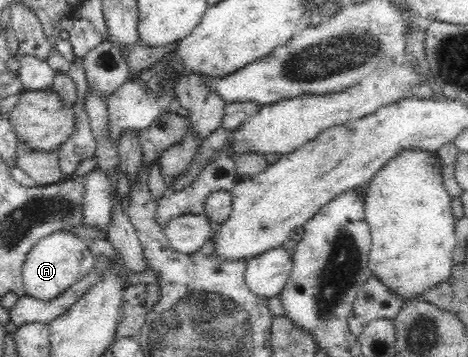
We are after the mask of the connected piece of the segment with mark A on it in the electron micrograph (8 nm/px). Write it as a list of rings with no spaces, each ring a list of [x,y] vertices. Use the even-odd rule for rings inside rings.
[[[60,230],[32,244],[22,266],[26,293],[37,296],[40,300],[50,300],[86,276],[94,268],[95,256],[85,241],[86,238],[77,230]]]

